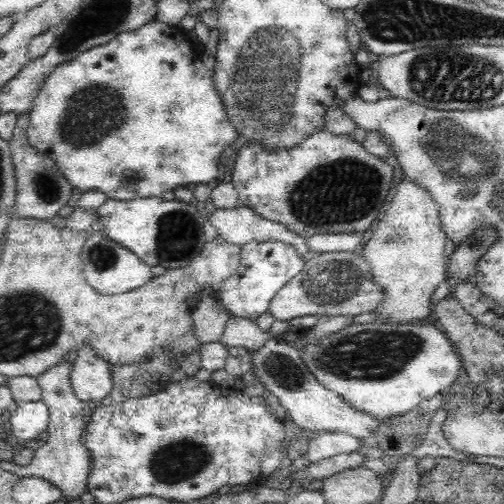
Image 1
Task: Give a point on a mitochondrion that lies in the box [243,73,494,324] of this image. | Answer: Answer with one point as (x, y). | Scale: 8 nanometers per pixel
(345, 191)

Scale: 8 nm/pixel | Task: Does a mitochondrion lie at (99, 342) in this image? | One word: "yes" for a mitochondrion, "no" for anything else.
no

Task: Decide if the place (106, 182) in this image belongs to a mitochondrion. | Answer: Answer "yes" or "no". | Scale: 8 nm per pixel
no

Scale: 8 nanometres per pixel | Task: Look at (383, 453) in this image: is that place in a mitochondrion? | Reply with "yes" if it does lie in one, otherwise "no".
no

